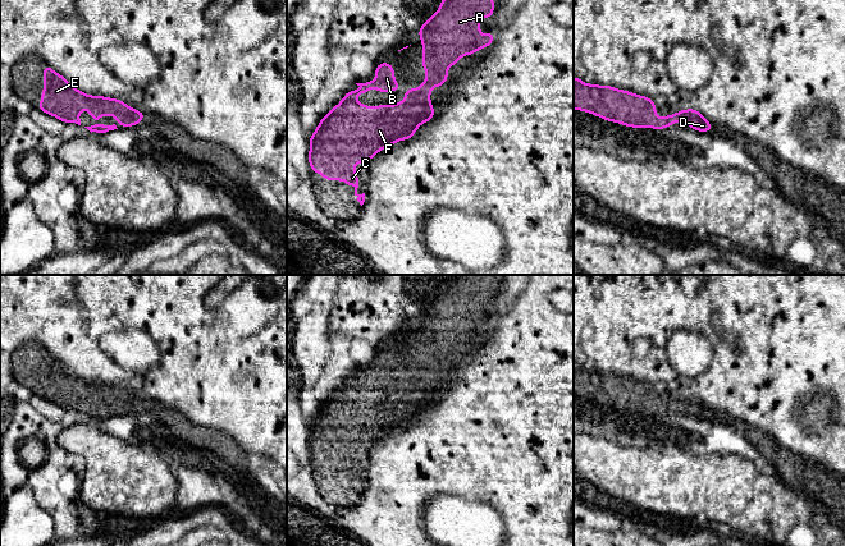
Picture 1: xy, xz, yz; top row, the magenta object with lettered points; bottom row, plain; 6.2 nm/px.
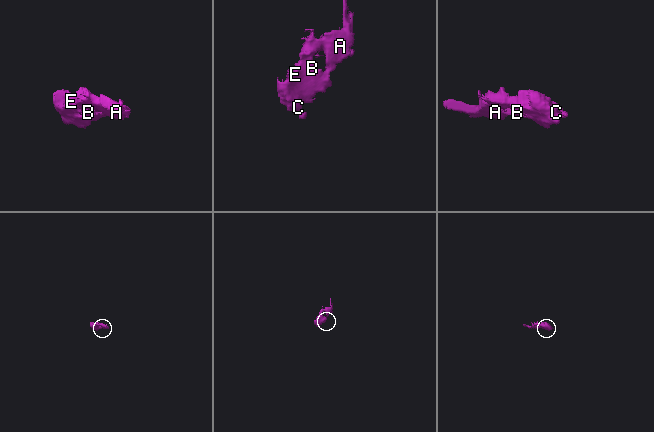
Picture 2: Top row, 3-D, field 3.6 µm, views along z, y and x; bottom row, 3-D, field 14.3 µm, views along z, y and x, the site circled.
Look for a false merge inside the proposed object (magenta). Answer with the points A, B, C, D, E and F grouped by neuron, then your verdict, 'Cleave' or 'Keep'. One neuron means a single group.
Groups: A B C D E F. Keep

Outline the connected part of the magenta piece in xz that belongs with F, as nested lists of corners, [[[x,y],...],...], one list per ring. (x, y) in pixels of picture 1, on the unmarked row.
[[[451,275],[437,299],[420,312],[422,355],[429,358],[425,368],[419,375],[407,375],[403,389],[362,393],[352,385],[367,380],[370,375],[380,380],[401,375],[394,368],[392,350],[378,350],[376,366],[356,370],[361,376],[348,377],[309,422],[311,458],[321,459],[324,467],[344,467],[347,472],[353,472],[356,486],[362,492],[365,480],[357,480],[358,462],[353,453],[369,450],[375,440],[397,427],[410,426],[419,412],[434,403],[430,376],[447,368],[447,354],[457,350],[462,341],[475,340],[494,327],[493,317],[481,324],[479,315],[481,303],[490,306],[493,297],[492,275]]]

